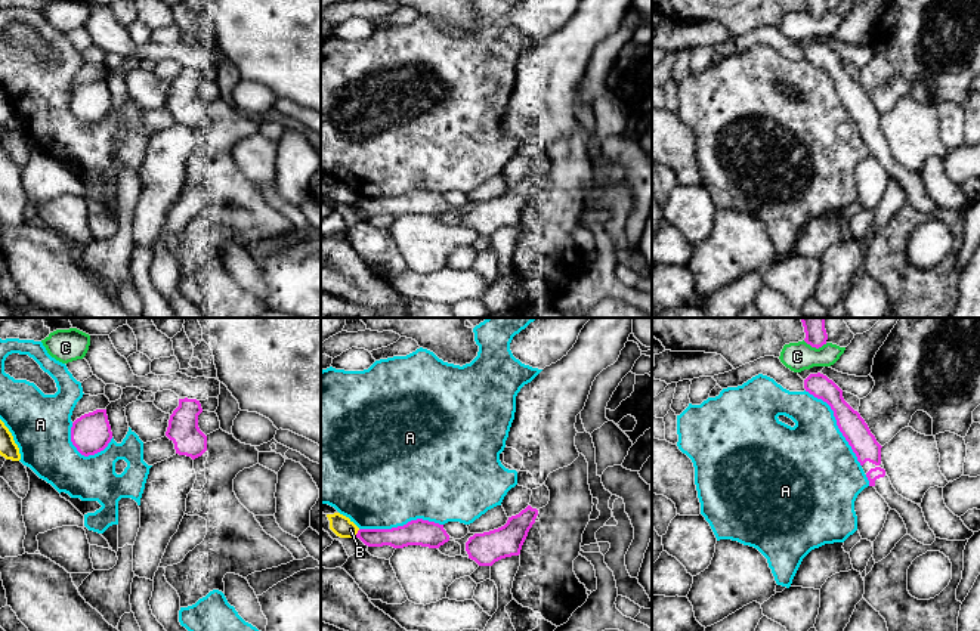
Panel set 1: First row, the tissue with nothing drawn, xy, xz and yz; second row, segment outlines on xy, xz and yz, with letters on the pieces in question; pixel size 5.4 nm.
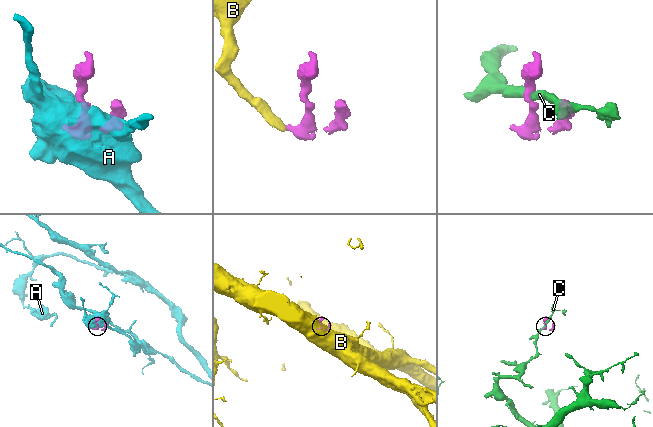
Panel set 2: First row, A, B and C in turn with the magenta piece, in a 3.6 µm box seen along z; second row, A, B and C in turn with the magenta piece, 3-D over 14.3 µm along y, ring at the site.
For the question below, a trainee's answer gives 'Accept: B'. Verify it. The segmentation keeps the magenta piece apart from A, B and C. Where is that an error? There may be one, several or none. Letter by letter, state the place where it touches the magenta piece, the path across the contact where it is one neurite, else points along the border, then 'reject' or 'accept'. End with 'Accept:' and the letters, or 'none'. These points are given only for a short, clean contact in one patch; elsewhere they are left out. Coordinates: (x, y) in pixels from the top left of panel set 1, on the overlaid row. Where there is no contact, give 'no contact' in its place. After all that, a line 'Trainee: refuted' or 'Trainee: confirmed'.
A: contact yz (837, 424); reject
B: contact xz (358, 532); border xz (359, 529), (355, 535); reject
C: contact yz (815, 346); border yz (803, 340), (816, 348), (827, 343); reject
Accept: none
Trainee: refuted

